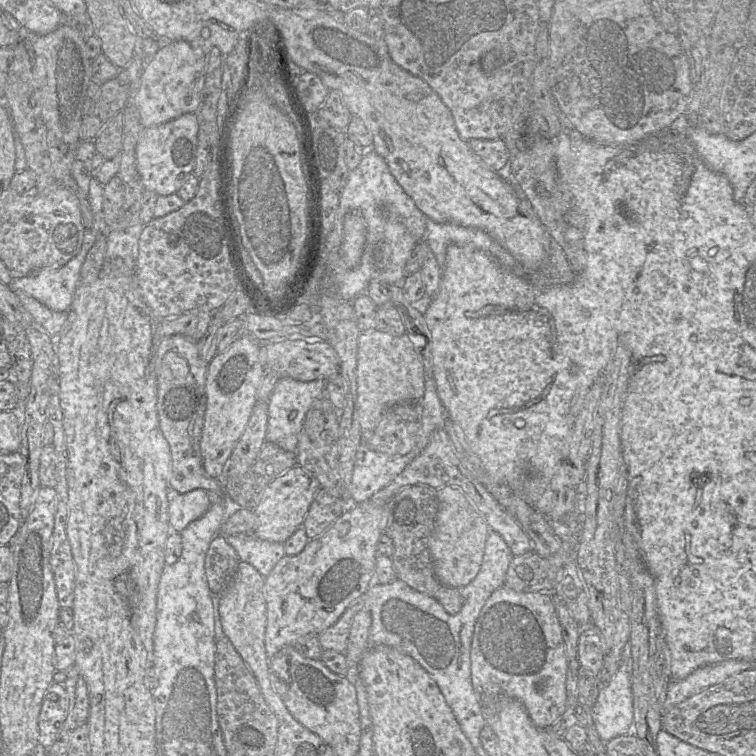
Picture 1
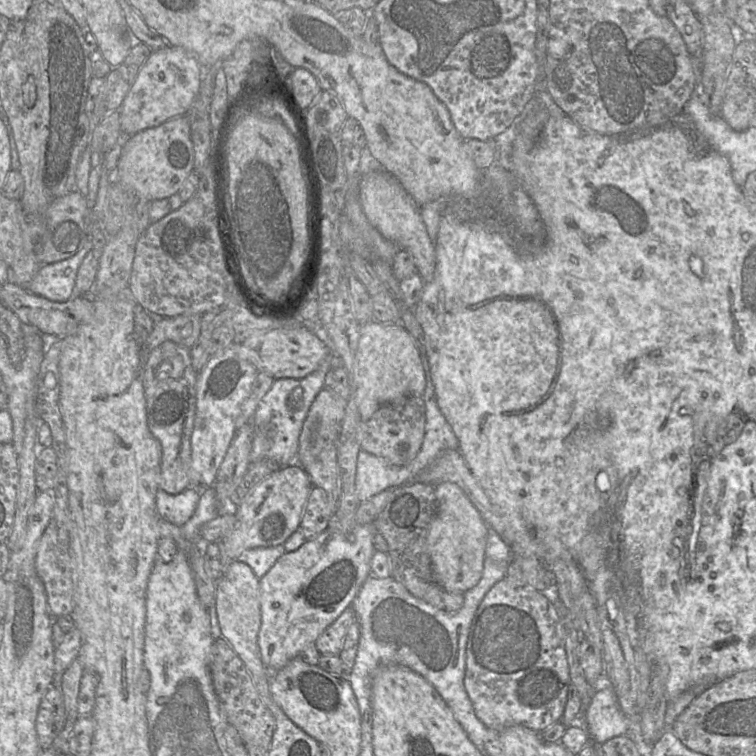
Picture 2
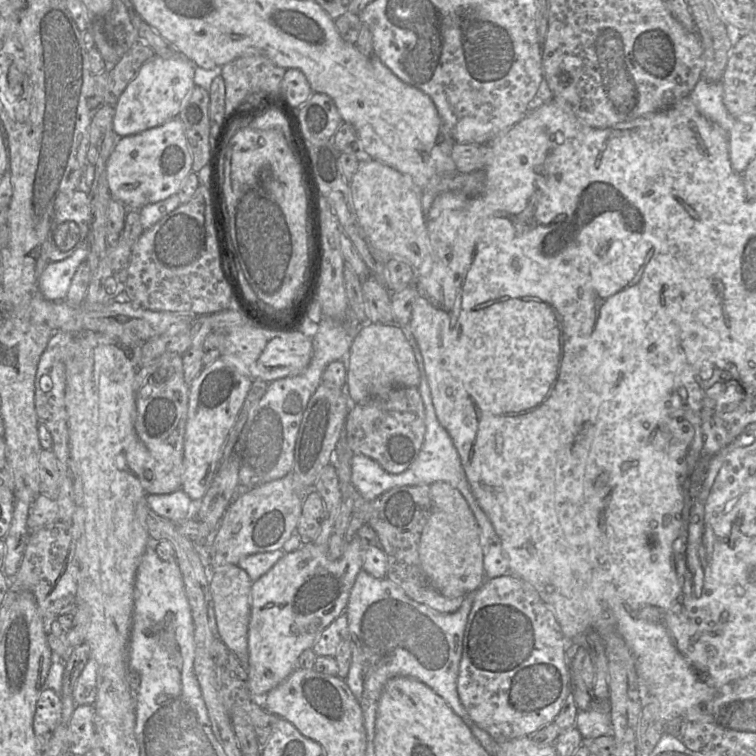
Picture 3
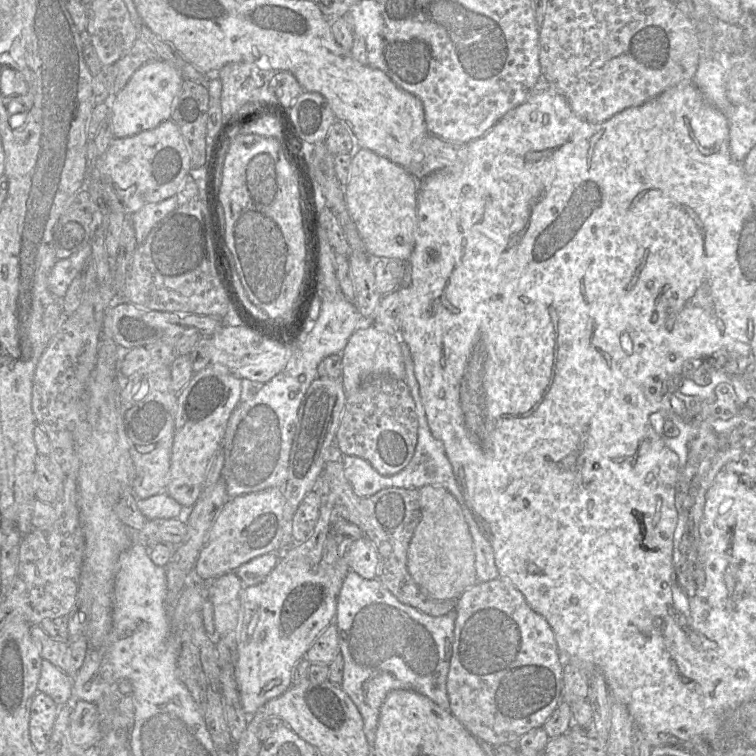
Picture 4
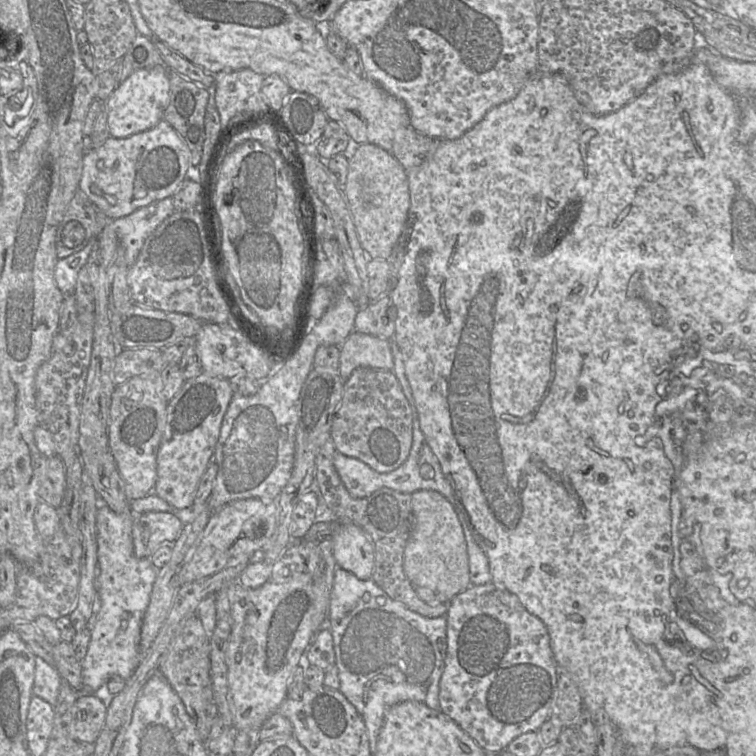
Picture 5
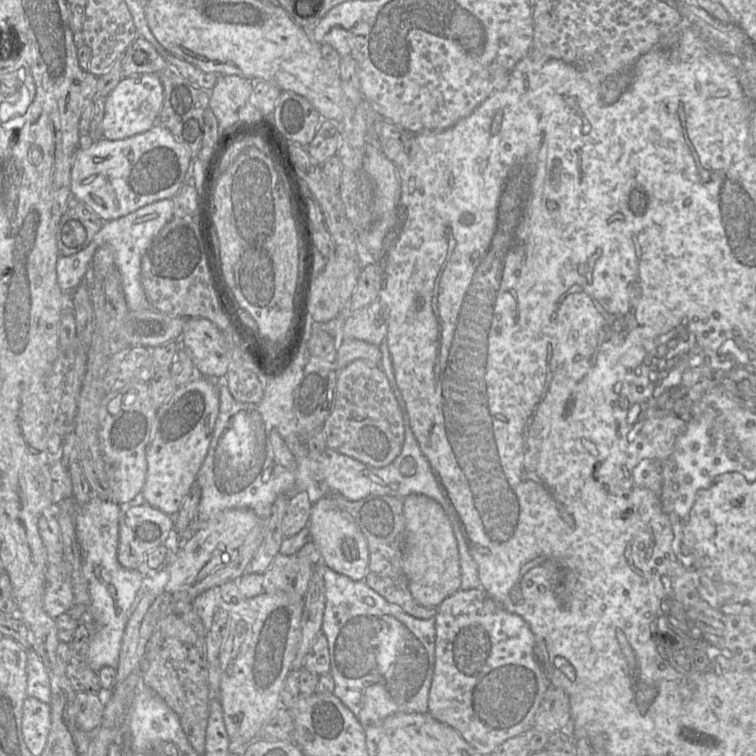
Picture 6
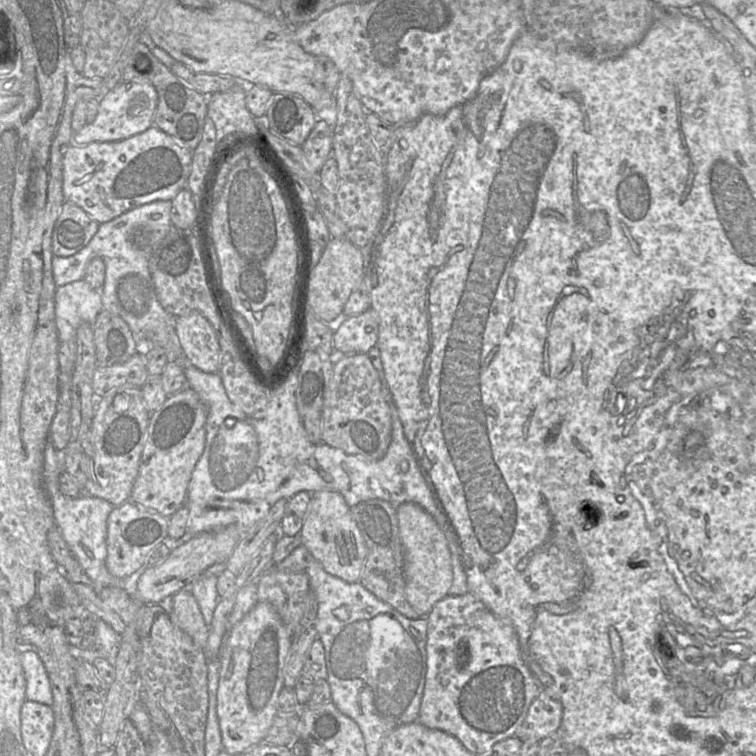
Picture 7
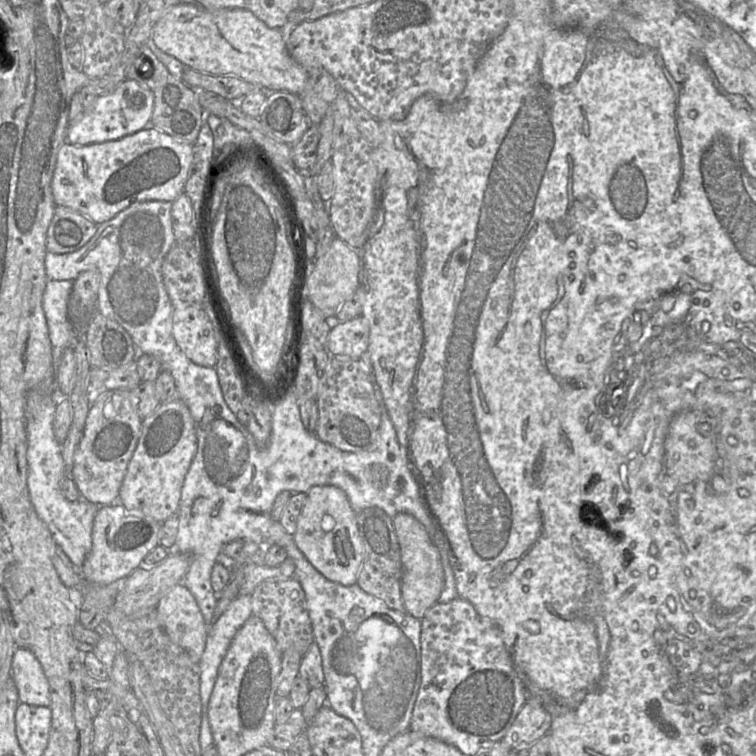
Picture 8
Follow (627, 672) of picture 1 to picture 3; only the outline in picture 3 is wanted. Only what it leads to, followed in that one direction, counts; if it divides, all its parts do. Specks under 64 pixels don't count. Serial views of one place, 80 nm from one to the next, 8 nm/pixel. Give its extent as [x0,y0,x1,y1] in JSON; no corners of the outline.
[575,697,612,740]

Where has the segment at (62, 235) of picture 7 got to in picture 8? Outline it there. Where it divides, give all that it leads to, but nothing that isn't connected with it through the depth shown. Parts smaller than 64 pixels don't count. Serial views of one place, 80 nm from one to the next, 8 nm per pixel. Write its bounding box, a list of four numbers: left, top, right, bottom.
[47,206,97,254]

